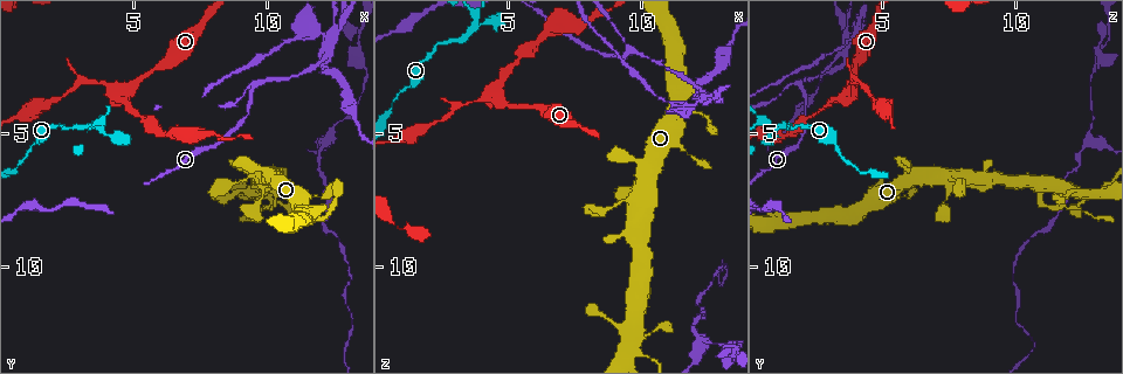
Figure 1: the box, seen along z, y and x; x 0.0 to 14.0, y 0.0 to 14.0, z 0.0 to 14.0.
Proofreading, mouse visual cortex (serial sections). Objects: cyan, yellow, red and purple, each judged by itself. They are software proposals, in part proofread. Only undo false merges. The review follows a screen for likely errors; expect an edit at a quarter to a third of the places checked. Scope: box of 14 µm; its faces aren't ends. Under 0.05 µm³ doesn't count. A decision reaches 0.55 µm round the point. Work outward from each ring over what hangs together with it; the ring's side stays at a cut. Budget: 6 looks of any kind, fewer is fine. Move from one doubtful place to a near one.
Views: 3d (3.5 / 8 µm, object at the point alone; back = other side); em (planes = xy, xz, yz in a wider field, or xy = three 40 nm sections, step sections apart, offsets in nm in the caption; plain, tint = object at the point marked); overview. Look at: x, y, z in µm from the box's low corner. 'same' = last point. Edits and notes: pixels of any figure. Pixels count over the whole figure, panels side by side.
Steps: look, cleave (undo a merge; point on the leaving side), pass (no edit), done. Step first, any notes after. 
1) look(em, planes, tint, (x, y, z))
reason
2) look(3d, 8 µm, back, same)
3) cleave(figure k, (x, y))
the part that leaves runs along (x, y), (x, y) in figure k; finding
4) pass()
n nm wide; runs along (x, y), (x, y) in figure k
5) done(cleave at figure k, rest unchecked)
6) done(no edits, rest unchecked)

look(3d, 3.5 µm, (3.8, 4.8, 1.1))
three arms meet

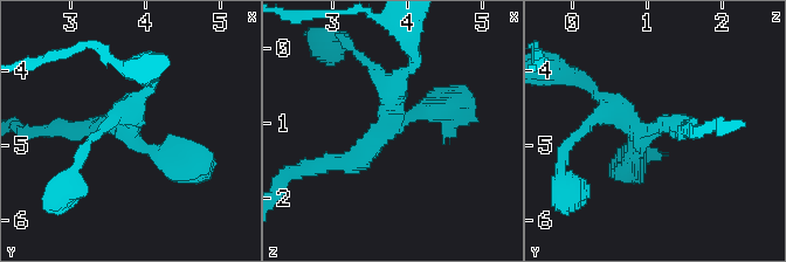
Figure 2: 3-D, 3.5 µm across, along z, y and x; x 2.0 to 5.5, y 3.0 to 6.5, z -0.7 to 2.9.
look(em, xy, step 5, tint, (3.70, 4.75, 1.10))
need the tissue

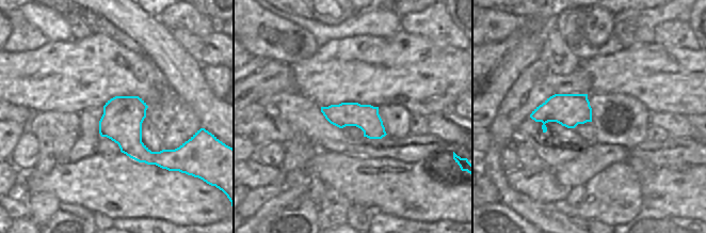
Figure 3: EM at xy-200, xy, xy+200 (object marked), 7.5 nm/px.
pass()
3 arms; arms of 200, 300, 300 nm; runs along (325, 164), (354, 164), (394, 122), (452, 110) in figure 2; all the same cell

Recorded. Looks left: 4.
look(3d, 3.5 µm, (4.3, 3.4, 3.6))
three-way junction

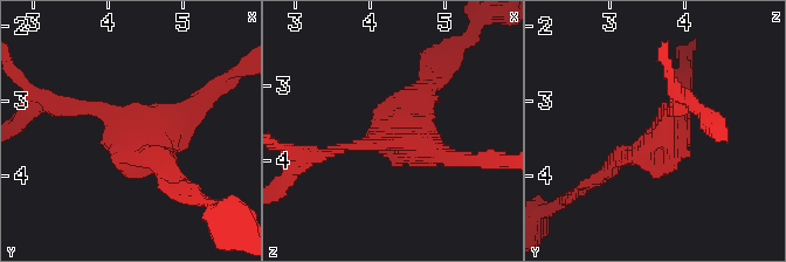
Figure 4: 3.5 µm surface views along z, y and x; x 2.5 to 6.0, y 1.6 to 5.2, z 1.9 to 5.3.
look(em, xy, step 2, tint, (4.40, 3.45, 3.70))
now the EM

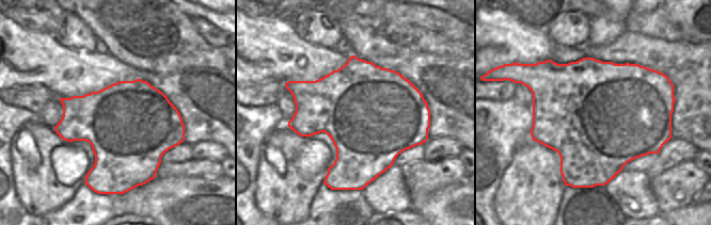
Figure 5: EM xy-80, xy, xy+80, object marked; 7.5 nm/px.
pass()
runs along (683, 90), (671, 133), (602, 176) in figure 4; all the same cell

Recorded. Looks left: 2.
look(3d, 3.5 µm, (1.1, 5.5, 3.3))
thick turns thin

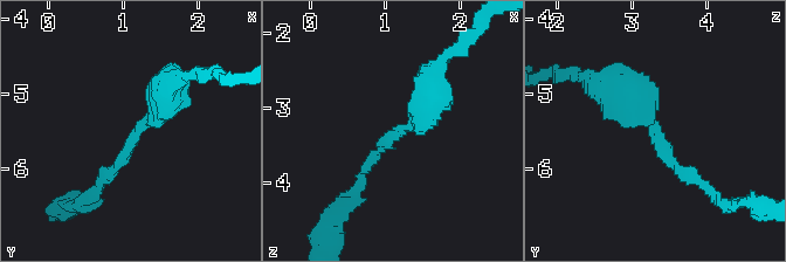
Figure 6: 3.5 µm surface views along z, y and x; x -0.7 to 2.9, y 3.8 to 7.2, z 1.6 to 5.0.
look(em, xy, step 1, tint, (1.15, 5.55, 3.30))
arms of 150, 450 nm; need the tissue

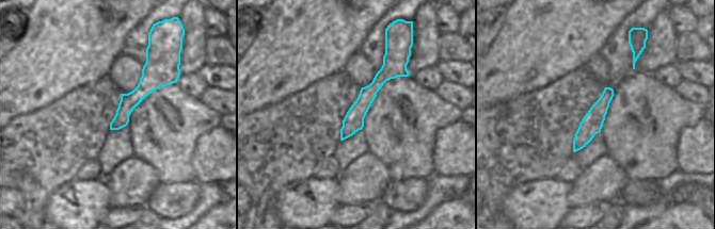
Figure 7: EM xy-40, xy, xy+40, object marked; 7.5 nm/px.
pass()
runs along (392, 51), (392, 67), (343, 136) in figure 7; all the same cell

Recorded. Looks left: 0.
done(no edits, rest unchecked)

